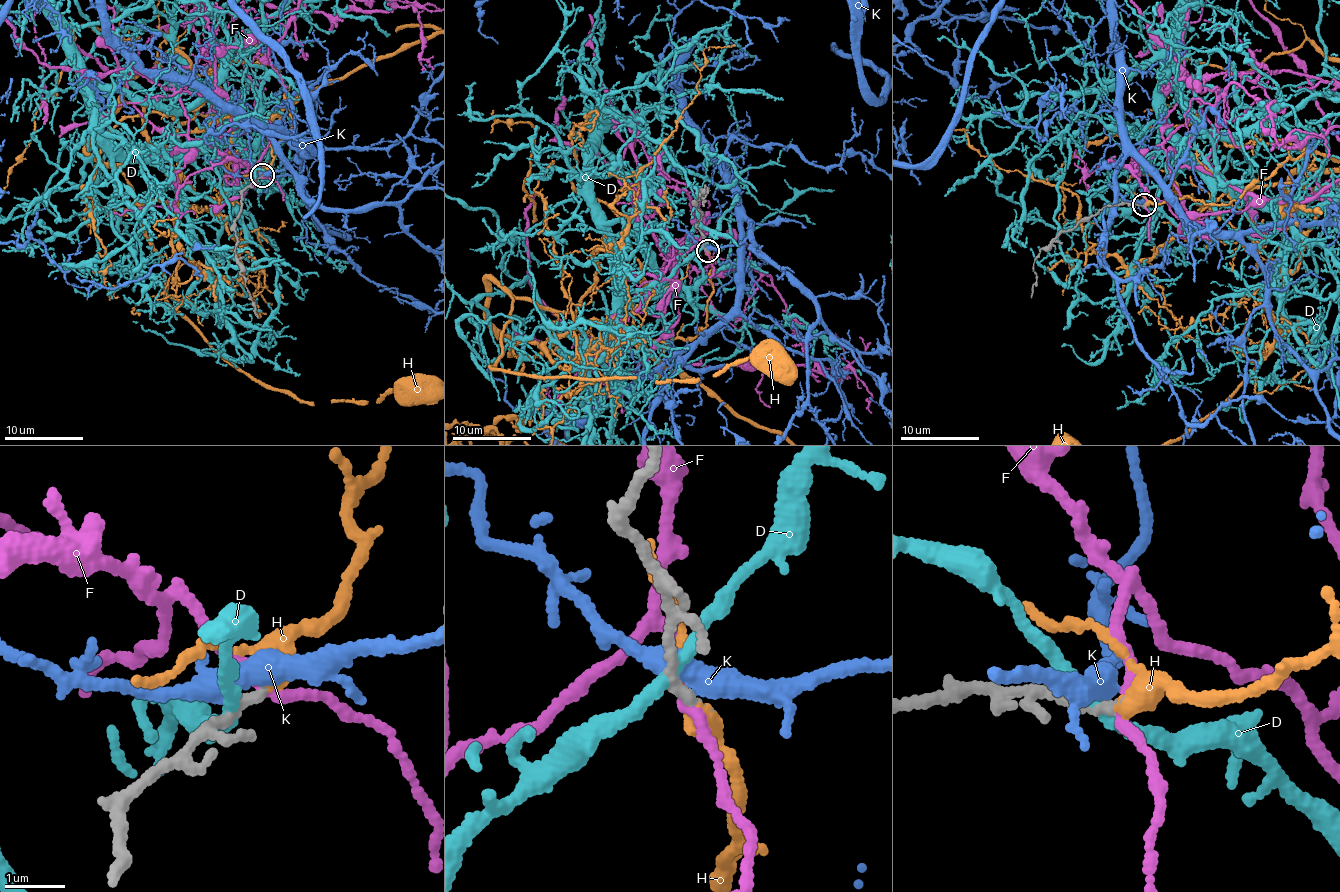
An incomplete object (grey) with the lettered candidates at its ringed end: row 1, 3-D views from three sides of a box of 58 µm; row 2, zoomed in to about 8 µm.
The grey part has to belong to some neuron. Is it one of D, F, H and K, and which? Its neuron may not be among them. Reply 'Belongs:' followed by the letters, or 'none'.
Belongs: H

